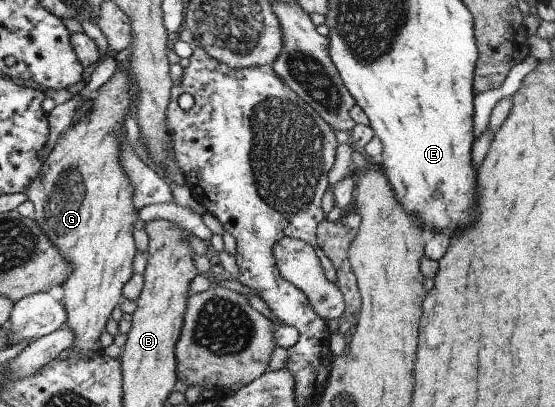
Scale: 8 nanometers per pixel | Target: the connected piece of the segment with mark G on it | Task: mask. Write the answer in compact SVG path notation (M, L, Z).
M116 68L108 80L95 90L90 100L91 104L85 113L58 135L55 146L41 166L39 175L22 192L33 204L31 218L34 218L73 268L70 276L61 284L62 306L67 314L64 326L71 330L74 337L72 352L86 358L102 351L102 346L98 343L99 334L104 331L105 322L114 306L118 306L123 300L121 288L131 277L132 257L136 252L132 241L132 230L135 229L132 227L132 216L136 213L133 205L133 186L119 161L122 123L127 113L133 114L134 104L126 71Z

